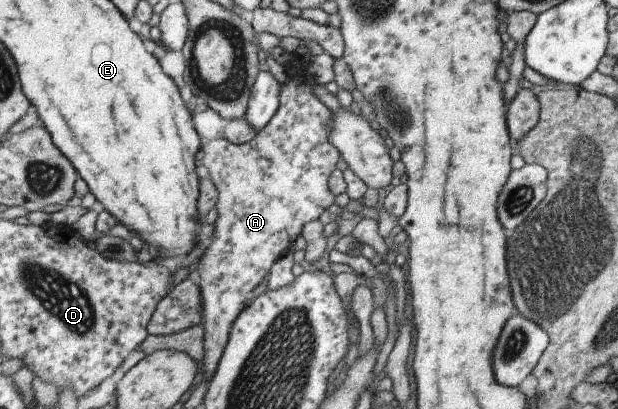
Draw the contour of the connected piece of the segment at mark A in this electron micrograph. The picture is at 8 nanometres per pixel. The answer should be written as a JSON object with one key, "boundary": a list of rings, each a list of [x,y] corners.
{"boundary":[[[281,55],[282,59],[280,60],[282,65],[286,69],[288,76],[288,81],[286,83],[280,84],[280,97],[278,97],[278,109],[272,118],[254,135],[254,138],[251,141],[246,143],[234,144],[226,139],[212,140],[209,143],[206,143],[202,146],[202,151],[204,151],[204,157],[202,157],[202,163],[206,165],[209,171],[209,178],[216,189],[216,220],[212,224],[213,231],[210,236],[210,241],[208,241],[208,246],[205,247],[200,255],[196,267],[194,269],[194,275],[198,281],[198,289],[200,289],[200,305],[202,305],[202,331],[204,331],[204,341],[202,341],[202,347],[204,347],[204,353],[202,353],[202,377],[203,379],[211,379],[212,372],[215,370],[218,359],[226,347],[228,341],[228,335],[230,335],[230,327],[234,323],[234,319],[238,317],[238,313],[252,301],[252,290],[262,281],[264,275],[268,274],[270,267],[291,247],[291,244],[295,238],[300,234],[302,227],[305,223],[309,223],[315,220],[318,220],[320,215],[325,209],[330,207],[334,203],[334,195],[330,193],[328,189],[328,179],[330,173],[334,171],[340,155],[338,151],[328,143],[328,133],[330,133],[330,112],[329,110],[316,98],[316,95],[312,93],[312,87],[314,87],[314,80],[311,80],[307,75],[306,59],[296,58],[295,55]]]}

